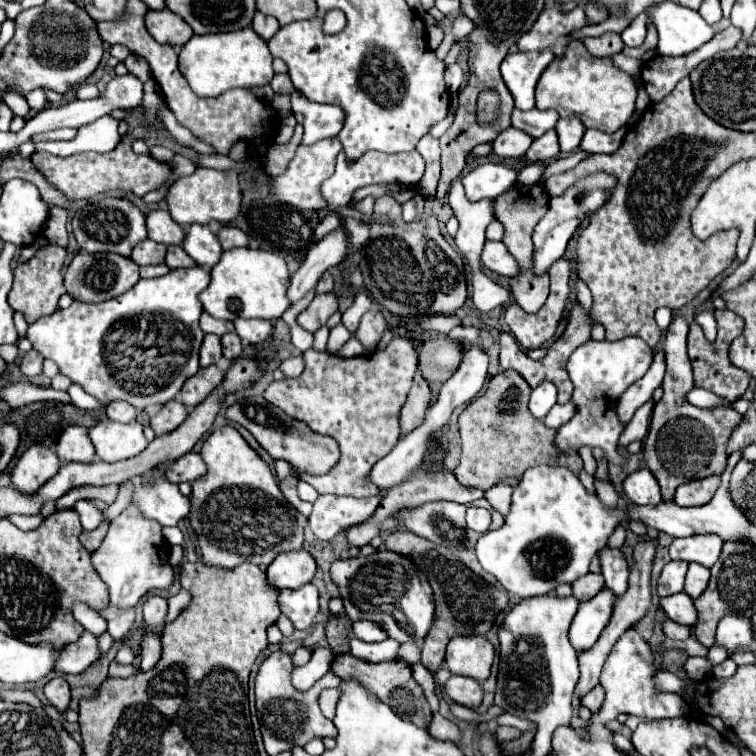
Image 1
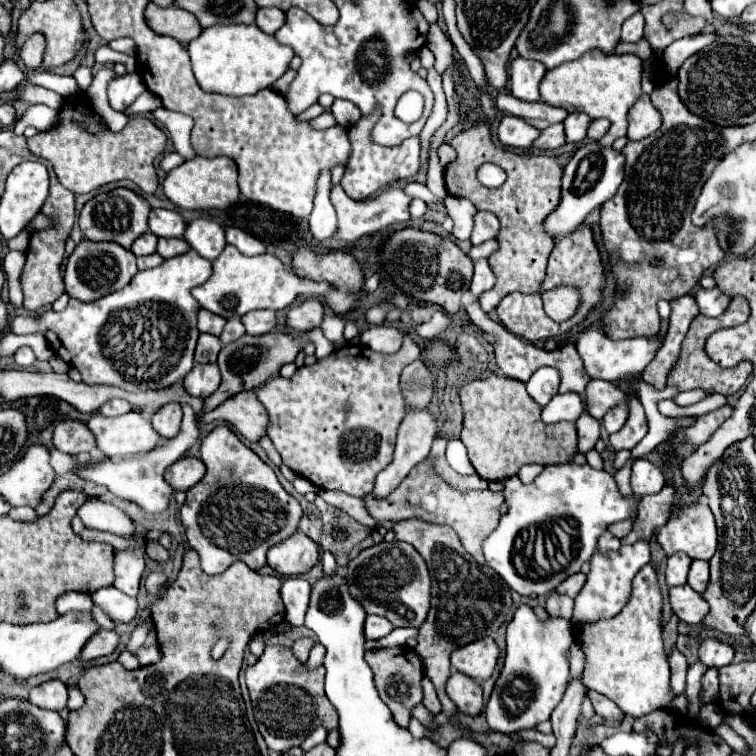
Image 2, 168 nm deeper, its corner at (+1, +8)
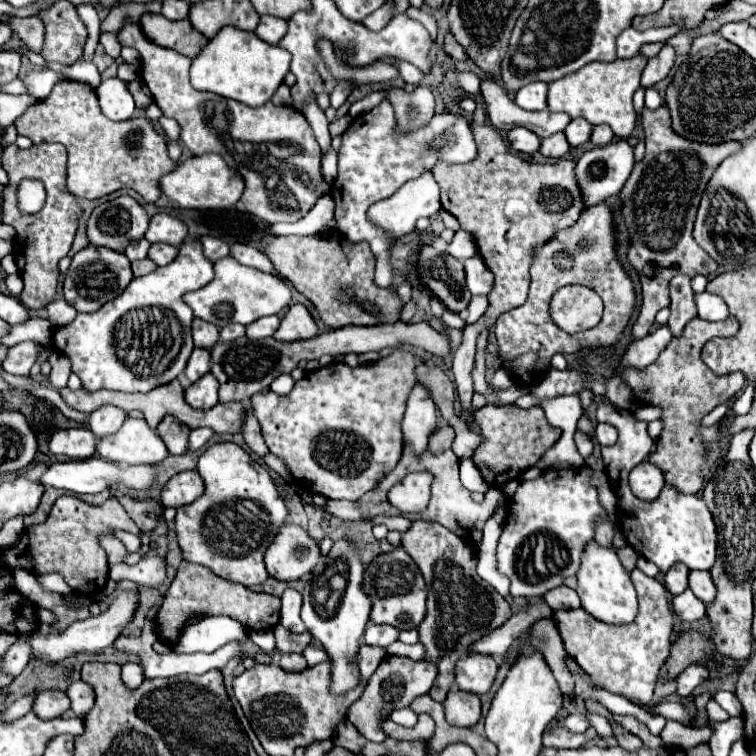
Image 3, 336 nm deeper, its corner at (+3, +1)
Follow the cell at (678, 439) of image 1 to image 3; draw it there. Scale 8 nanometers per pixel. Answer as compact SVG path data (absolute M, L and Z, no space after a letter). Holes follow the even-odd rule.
M678 274L670 280L670 320L668 320L668 328L672 332L672 336L682 336L684 326L696 318L696 304L694 304L694 292L690 288L690 278Z

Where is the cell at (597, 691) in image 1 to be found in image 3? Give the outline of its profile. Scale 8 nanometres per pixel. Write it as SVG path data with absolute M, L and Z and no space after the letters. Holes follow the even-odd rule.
M610 720L610 726L612 726L612 730L614 730L614 736L616 736L618 744L620 744L624 750L630 750L630 752L634 752L634 750L642 748L642 740L640 740L638 736L630 734L628 730L624 730L624 728L622 728L618 722Z

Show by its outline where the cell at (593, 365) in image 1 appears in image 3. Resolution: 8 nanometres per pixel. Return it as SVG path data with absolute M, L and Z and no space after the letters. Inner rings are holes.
M660 326L652 334L640 338L640 340L634 340L622 356L622 366L626 366L626 368L650 366L660 356L660 352L668 346L670 340L672 340L672 334L670 334L668 326Z

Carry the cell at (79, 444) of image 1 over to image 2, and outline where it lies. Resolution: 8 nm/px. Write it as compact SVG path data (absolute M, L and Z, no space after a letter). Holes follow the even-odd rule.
M64 421L54 429L54 447L68 455L88 453L96 447L96 439L92 431L80 421Z

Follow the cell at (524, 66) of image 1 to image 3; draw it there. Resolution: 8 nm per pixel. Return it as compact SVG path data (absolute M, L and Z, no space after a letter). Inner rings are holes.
M530 82L518 94L514 94L514 102L524 110L544 110L546 108L546 82Z

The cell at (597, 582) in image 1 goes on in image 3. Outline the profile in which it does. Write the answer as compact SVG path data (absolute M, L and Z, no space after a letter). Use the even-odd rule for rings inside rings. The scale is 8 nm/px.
M558 586L550 592L546 592L544 600L548 602L548 606L552 610L572 610L572 608L580 608L580 598L576 594L576 590L568 588L568 586Z

